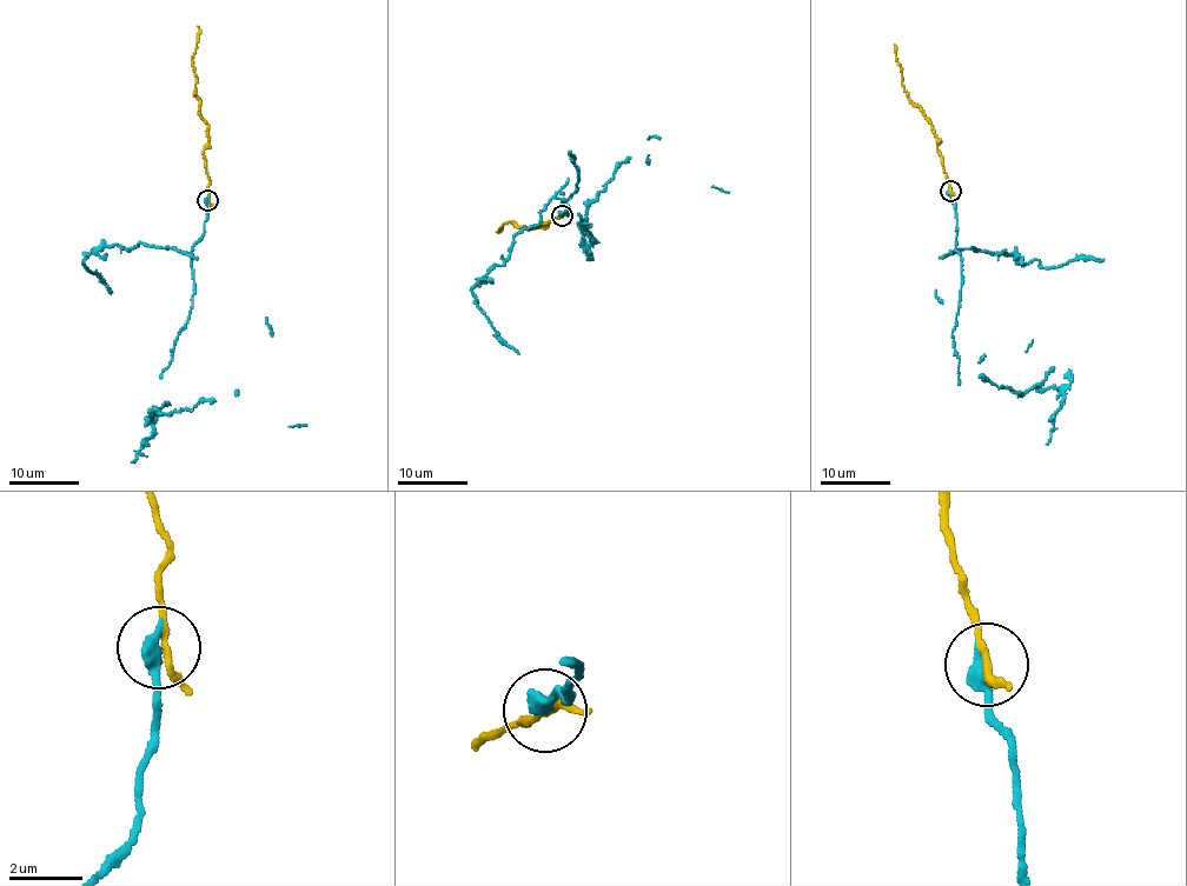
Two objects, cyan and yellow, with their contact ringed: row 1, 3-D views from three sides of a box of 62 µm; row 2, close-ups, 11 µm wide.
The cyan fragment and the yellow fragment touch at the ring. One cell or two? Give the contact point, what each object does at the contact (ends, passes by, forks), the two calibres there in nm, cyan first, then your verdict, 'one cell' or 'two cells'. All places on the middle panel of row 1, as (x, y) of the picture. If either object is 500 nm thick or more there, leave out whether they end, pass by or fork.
at (562, 215); cyan ends there; yellow passes by; 440 nm thick on the cyan side, 170 nm on the other; two cells

